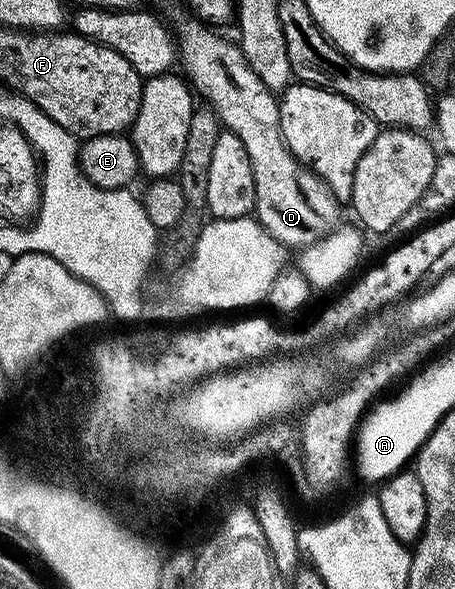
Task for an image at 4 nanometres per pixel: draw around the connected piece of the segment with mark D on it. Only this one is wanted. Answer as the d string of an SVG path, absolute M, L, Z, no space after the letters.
M186 17L186 20L179 25L178 31L176 27L176 47L180 52L180 63L186 66L185 78L201 98L202 95L206 98L203 100L218 115L221 126L227 131L236 133L236 137L240 137L240 141L244 141L244 150L248 152L248 161L252 161L252 177L256 185L254 211L257 222L265 229L270 238L275 239L287 249L309 247L317 239L329 235L335 227L339 226L341 219L338 218L341 217L343 208L335 199L334 194L326 188L324 181L318 178L310 168L298 162L298 158L288 150L286 143L282 140L280 109L278 108L279 96L267 88L264 81L252 71L239 44L221 39L214 31L217 30L211 29L201 19L193 17Z

